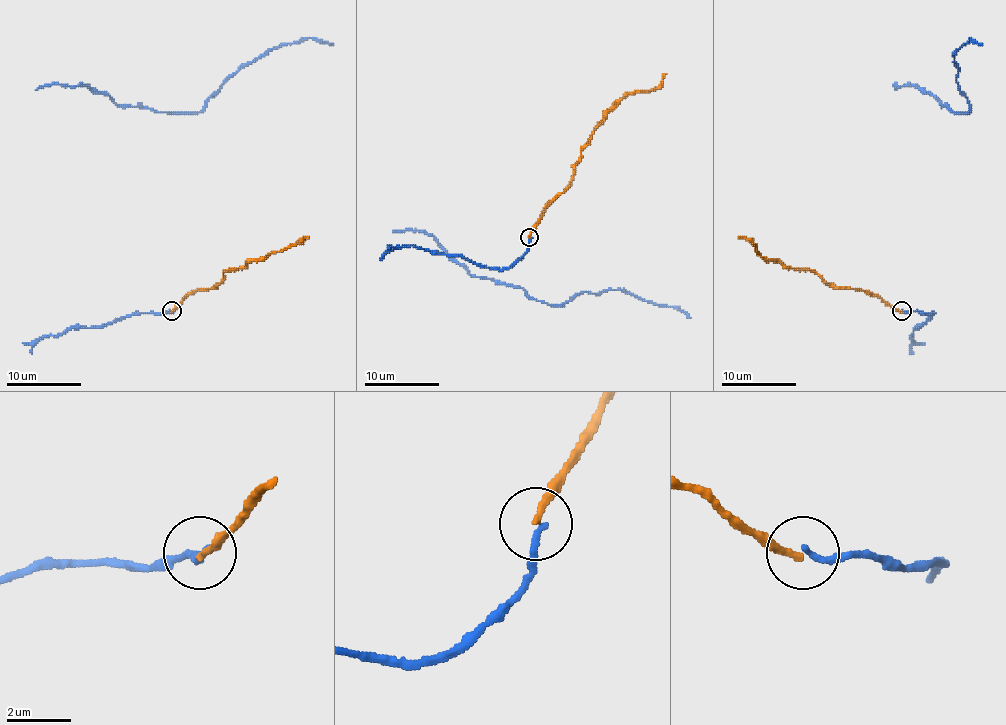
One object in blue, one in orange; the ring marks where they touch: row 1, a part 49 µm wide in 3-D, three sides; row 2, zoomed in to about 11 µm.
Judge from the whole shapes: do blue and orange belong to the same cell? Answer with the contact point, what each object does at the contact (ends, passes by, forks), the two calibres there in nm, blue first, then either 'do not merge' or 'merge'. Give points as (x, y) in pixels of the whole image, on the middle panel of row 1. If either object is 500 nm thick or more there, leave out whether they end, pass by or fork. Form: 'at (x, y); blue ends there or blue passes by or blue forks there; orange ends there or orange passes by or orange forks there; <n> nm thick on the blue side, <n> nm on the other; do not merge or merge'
at (529, 237); blue ends there; orange ends there; 180 nm thick on the blue side, 200 nm on the other; merge

